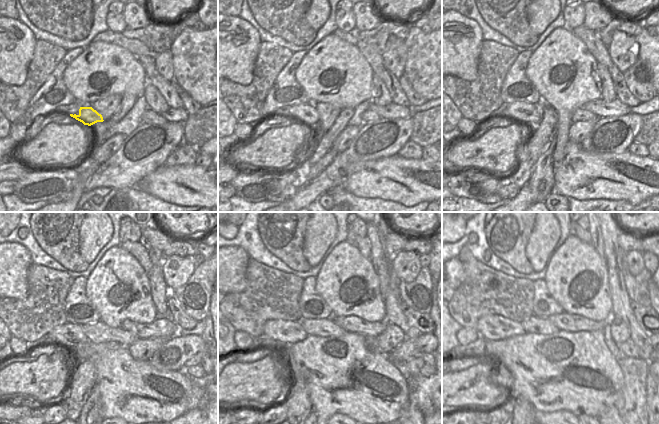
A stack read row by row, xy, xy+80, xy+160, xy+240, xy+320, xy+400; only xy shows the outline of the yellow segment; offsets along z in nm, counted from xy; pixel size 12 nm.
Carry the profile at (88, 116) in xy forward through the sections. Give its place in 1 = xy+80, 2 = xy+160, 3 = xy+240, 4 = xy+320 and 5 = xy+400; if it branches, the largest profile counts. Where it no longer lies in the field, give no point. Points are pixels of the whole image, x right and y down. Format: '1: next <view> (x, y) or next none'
1: next xy+80 (304, 113)
2: next xy+160 (526, 113)
3: next xy+240 (70, 334)
4: next xy+320 (285, 332)
5: next xy+400 (494, 327)

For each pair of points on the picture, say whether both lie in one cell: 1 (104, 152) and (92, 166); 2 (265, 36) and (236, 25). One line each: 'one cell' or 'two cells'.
1: two cells
2: two cells

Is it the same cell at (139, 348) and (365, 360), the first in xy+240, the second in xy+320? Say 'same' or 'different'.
different

